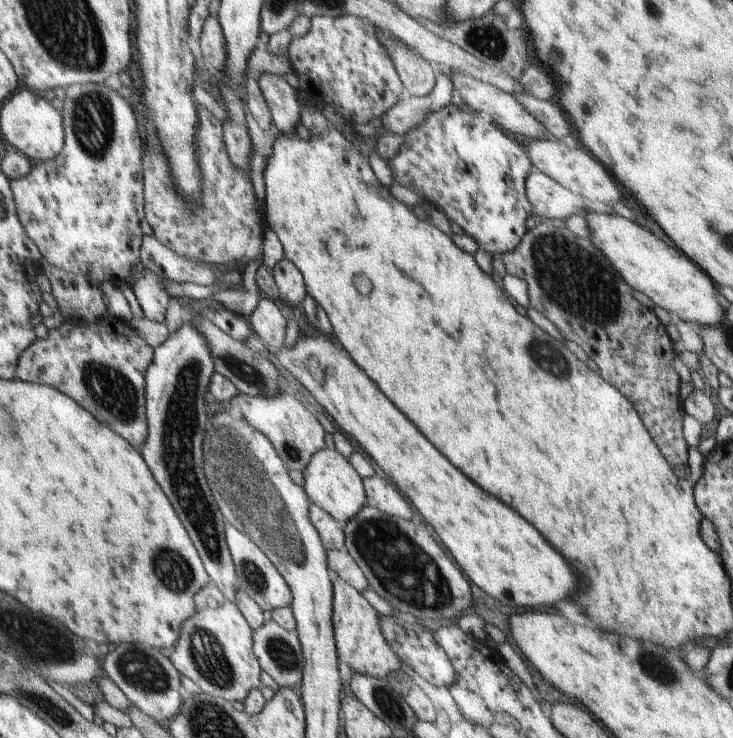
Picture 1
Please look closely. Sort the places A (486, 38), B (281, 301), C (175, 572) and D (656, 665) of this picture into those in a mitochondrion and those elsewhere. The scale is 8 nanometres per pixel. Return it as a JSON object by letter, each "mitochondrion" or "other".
{"A":"mitochondrion","B":"other","C":"mitochondrion","D":"mitochondrion"}

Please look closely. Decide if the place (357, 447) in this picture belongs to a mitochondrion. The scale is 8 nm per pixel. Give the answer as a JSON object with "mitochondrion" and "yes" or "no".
{"mitochondrion":"no"}

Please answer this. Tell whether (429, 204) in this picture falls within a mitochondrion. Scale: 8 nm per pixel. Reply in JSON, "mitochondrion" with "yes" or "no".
{"mitochondrion":"no"}

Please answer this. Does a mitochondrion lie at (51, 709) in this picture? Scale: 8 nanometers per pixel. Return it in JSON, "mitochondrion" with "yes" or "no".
{"mitochondrion":"yes"}

